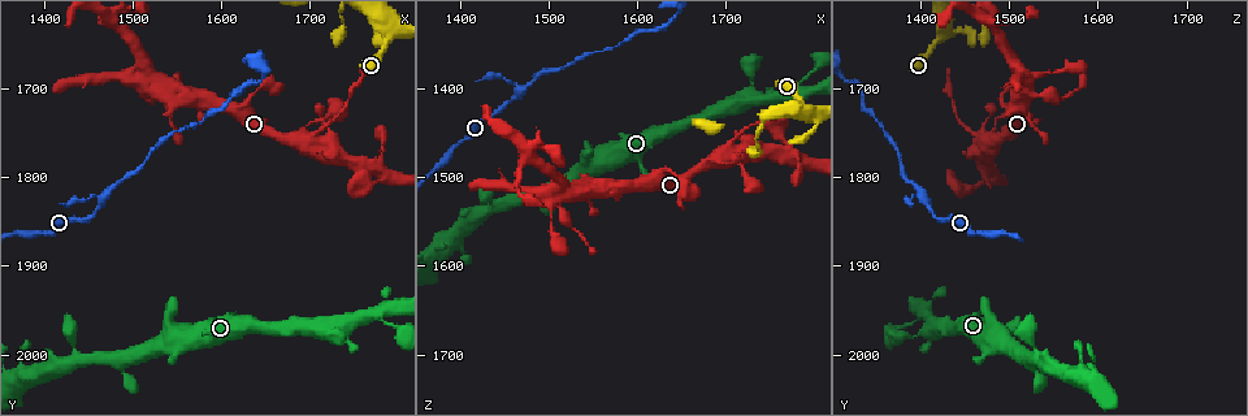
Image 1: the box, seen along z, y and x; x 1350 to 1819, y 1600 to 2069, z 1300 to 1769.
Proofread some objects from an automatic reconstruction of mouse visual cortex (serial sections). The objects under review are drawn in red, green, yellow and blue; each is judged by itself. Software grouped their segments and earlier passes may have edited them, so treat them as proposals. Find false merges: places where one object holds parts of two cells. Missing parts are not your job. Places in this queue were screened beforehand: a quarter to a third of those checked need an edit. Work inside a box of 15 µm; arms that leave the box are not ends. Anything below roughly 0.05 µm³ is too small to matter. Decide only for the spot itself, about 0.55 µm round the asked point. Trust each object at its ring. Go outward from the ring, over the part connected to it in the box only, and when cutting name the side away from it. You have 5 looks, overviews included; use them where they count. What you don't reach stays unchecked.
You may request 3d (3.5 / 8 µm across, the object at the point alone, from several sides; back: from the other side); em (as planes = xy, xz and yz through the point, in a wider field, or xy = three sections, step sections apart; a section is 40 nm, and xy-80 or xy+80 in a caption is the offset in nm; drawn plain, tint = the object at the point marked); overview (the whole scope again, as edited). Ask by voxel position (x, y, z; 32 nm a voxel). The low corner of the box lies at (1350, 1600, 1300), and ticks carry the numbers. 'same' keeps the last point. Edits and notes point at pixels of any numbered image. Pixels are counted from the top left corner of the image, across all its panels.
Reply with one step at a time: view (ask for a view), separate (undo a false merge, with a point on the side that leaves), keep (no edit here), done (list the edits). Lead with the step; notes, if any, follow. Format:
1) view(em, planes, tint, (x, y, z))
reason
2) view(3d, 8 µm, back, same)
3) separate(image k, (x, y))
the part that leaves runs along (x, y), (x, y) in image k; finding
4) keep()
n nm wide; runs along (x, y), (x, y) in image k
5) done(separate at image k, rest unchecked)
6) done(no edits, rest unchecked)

view(3d, 3.5 µm, (1710, 1750, 1455))

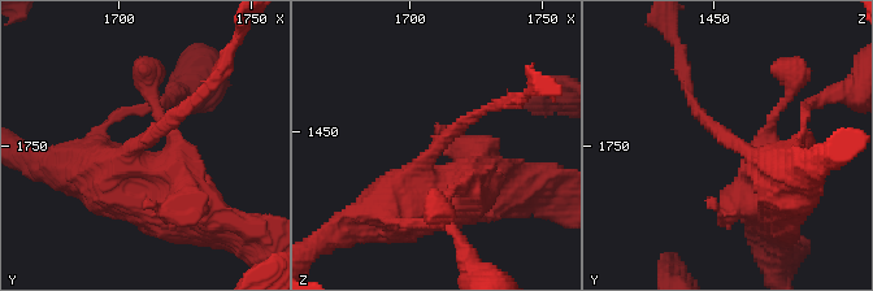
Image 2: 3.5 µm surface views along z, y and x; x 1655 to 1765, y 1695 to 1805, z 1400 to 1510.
view(em, planes, tint, (1705, 1748, 1459))
need the tissue

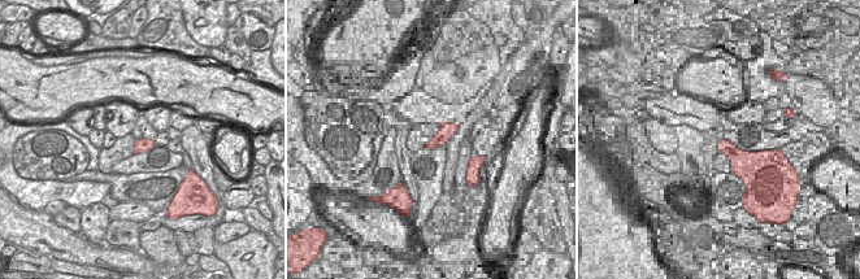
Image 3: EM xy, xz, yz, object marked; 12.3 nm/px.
keep()
190 nm wide; runs along (378, 213), (486, 111) in image 2; one cell here

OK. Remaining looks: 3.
view(3d, 3.5 µm, (1775, 1950, 1405))
sharp bend

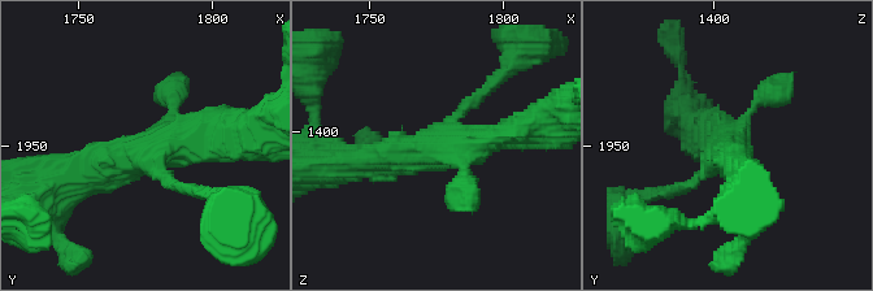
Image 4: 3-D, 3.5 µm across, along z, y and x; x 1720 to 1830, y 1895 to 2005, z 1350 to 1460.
view(em, xy, step 5, tint, (1773, 1954, 1405))
shape alone is not enough

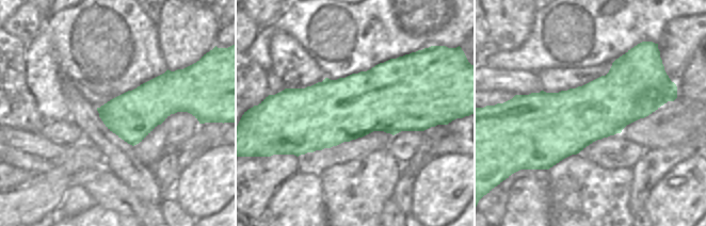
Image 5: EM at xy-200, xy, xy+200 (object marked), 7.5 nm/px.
view(em, planes, tint, same)

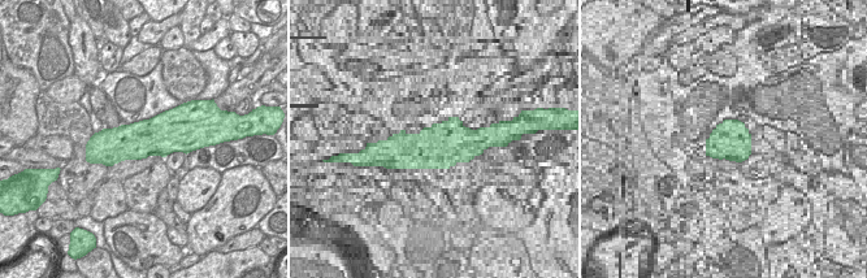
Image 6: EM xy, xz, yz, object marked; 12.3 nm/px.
keep()
500 nm wide; runs along (63, 178), (169, 142), (221, 142) in image 4; one cell here

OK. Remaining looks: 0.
done(no edits, rest unchecked)

